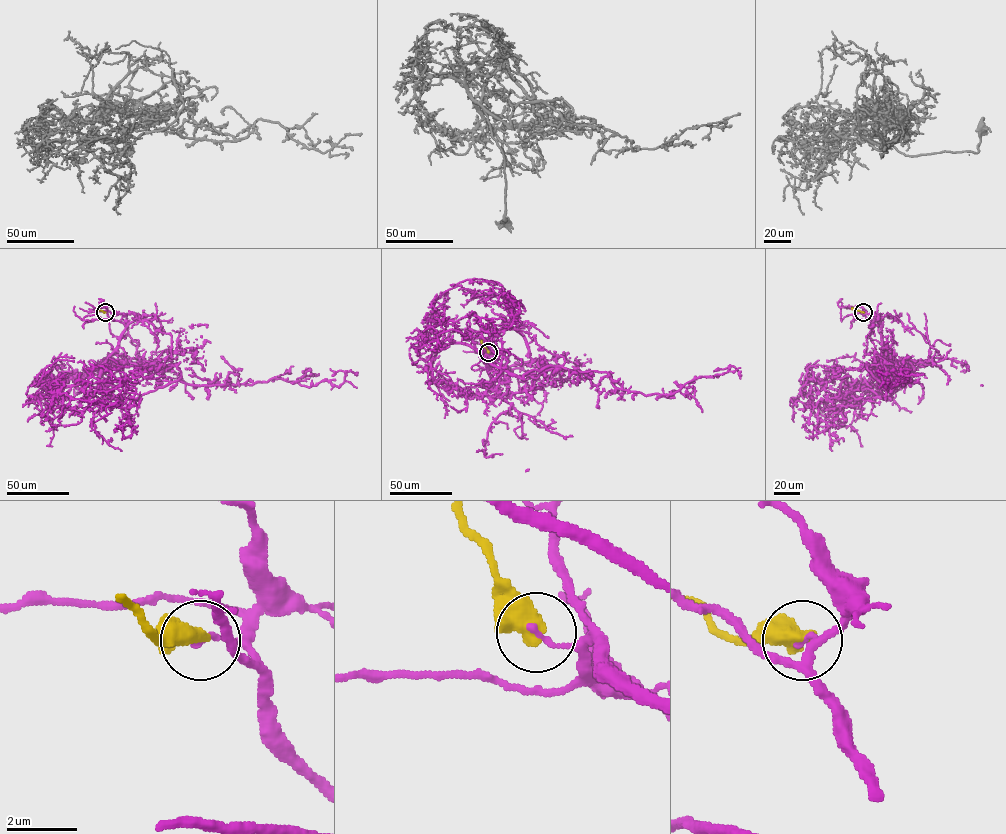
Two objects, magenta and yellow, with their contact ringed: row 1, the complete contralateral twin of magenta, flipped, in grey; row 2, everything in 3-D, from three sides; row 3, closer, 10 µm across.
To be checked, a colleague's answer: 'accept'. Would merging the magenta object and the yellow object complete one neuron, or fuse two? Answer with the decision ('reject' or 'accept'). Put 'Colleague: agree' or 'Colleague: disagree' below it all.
reject
Colleague: disagree

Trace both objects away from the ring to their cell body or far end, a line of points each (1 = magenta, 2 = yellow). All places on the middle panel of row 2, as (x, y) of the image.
1: (488, 352), (508, 369), (488, 369), (505, 394), (558, 366), (606, 372), (645, 395), (732, 366), (740, 378)
2: (488, 352), (481, 340)

